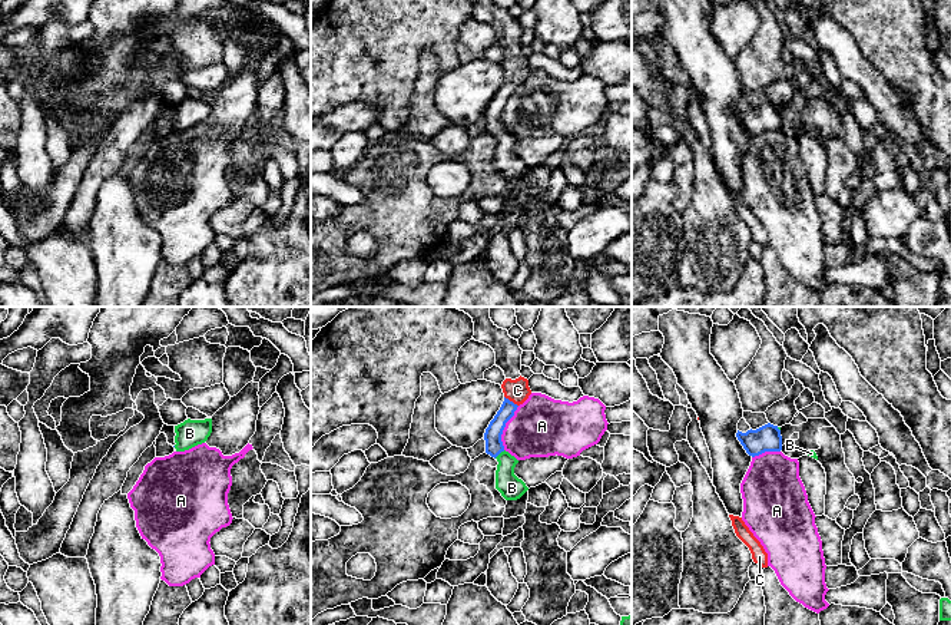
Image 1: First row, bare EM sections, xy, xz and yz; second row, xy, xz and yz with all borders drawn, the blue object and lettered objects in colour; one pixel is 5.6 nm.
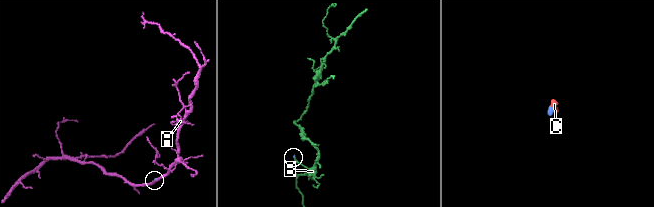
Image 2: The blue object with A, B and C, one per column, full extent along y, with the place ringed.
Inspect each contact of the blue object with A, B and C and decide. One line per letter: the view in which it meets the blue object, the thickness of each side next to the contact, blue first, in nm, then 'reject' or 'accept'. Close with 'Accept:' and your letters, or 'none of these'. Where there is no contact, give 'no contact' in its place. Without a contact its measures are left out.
A: xz | 100/340 nm | reject
B: xz | 100/140 nm | accept
C: xz | 100/130 nm | accept
Accept: B, C

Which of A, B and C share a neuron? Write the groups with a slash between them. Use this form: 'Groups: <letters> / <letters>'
Groups: A / B C

